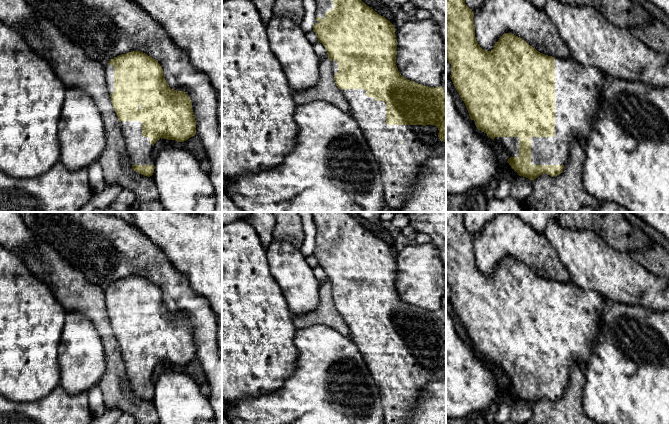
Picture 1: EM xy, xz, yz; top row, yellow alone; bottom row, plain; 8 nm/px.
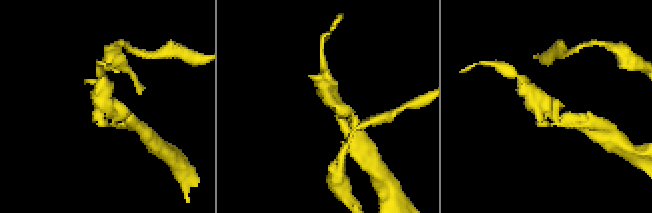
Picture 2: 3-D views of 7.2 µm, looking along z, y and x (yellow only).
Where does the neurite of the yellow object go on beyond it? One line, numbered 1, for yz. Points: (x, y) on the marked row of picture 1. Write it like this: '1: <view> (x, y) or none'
1: yz (578, 90)

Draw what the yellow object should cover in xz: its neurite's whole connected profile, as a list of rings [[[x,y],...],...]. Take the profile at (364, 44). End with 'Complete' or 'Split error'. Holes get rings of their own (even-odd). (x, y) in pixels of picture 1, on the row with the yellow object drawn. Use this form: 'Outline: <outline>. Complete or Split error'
Outline: [[[315,0],[315,3],[313,31],[327,51],[335,83],[350,105],[350,114],[357,121],[379,165],[385,202],[392,209],[400,209],[411,196],[410,190],[426,160],[446,152],[446,93],[441,86],[427,87],[400,74],[396,65],[396,29],[372,7],[361,0]]]. Split error

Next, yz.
Outline: [[[446,0],[446,59],[451,64],[450,78],[466,105],[472,123],[489,143],[500,145],[509,154],[510,158],[507,162],[519,176],[534,180],[544,173],[552,177],[559,175],[563,172],[564,165],[568,160],[571,142],[576,139],[583,147],[586,145],[593,126],[593,119],[601,108],[603,85],[606,74],[594,67],[584,67],[571,57],[559,58],[542,54],[522,38],[512,33],[503,34],[495,43],[491,51],[484,50],[476,40],[473,17],[474,11],[465,4],[465,0]]]. Split error

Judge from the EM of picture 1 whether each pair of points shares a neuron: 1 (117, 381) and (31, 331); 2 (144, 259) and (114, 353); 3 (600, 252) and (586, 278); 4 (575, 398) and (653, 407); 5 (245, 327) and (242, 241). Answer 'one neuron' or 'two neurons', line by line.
1: two neurons
2: two neurons
3: one neuron
4: two neurons
5: one neuron

